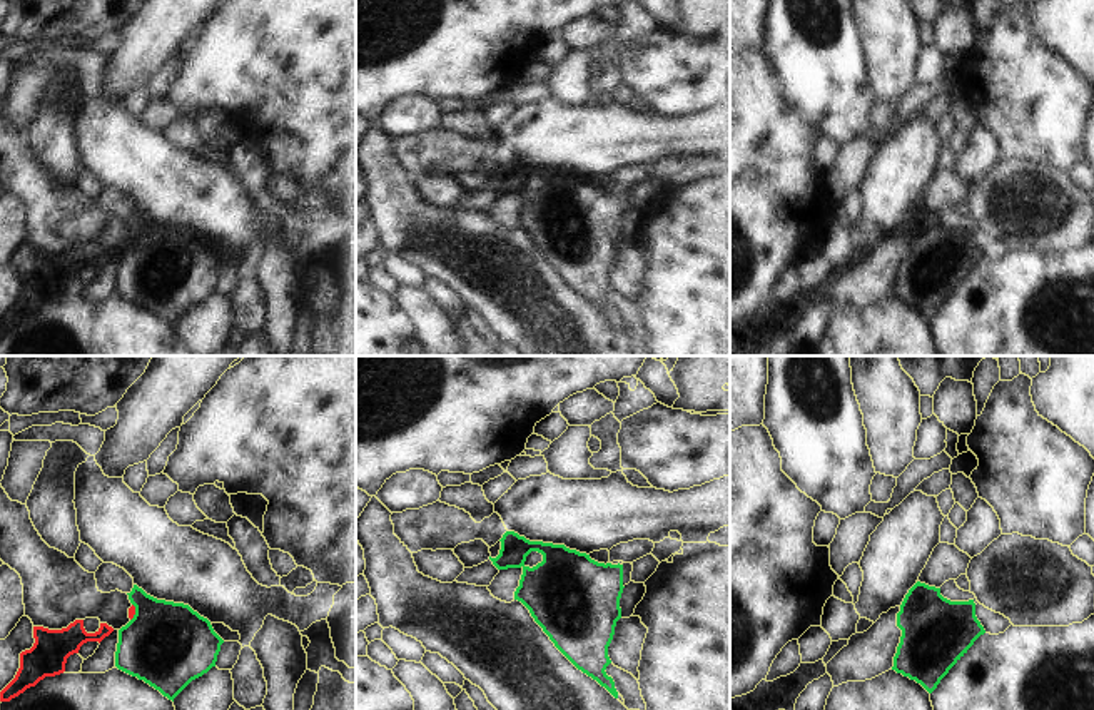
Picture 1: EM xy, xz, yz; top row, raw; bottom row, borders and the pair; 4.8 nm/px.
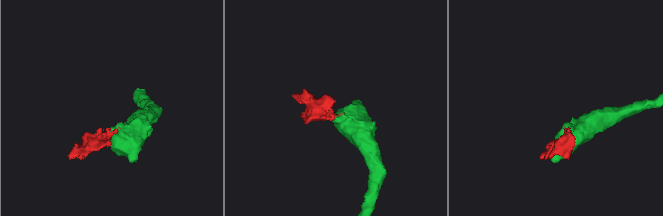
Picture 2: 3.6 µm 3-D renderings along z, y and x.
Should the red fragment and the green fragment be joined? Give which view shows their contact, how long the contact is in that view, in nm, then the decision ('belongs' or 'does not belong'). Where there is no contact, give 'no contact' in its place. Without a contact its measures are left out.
xy | 90 nm | does not belong

